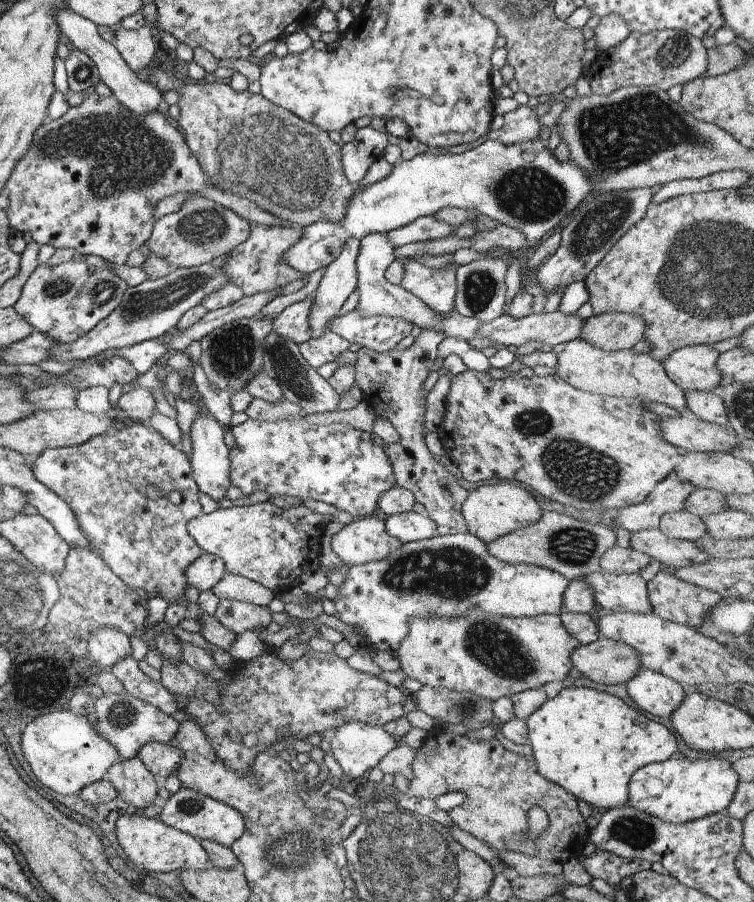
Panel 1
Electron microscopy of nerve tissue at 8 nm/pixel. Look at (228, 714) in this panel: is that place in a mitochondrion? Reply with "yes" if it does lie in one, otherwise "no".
no

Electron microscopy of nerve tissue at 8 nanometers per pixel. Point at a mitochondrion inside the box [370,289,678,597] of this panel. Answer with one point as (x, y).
(584, 474)

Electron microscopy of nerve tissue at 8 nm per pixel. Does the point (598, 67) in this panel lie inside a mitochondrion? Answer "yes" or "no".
no

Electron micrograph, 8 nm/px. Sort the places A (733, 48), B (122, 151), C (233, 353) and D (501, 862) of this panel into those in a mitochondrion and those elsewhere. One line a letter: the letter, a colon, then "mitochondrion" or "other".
A: other
B: mitochondrion
C: mitochondrion
D: other

